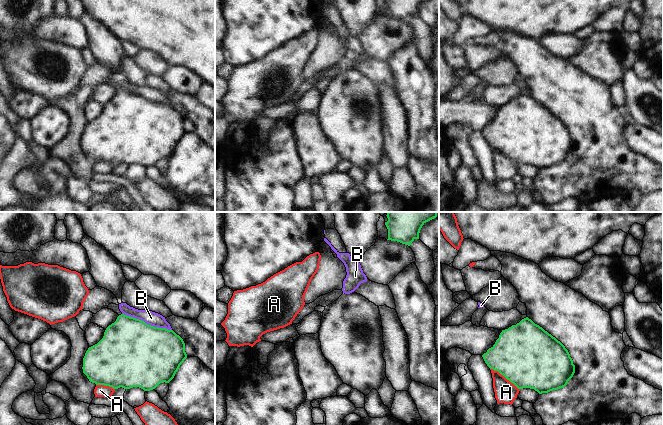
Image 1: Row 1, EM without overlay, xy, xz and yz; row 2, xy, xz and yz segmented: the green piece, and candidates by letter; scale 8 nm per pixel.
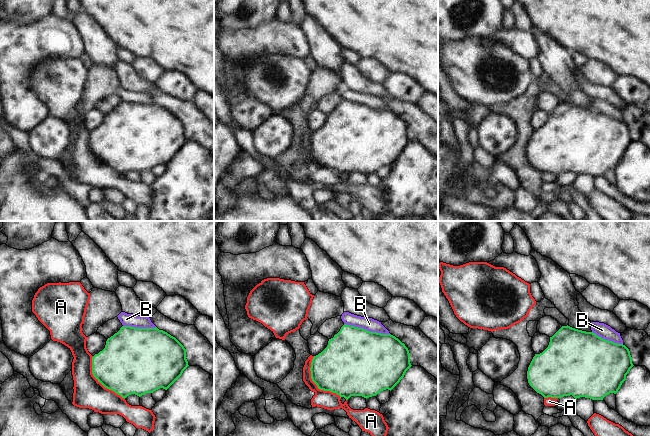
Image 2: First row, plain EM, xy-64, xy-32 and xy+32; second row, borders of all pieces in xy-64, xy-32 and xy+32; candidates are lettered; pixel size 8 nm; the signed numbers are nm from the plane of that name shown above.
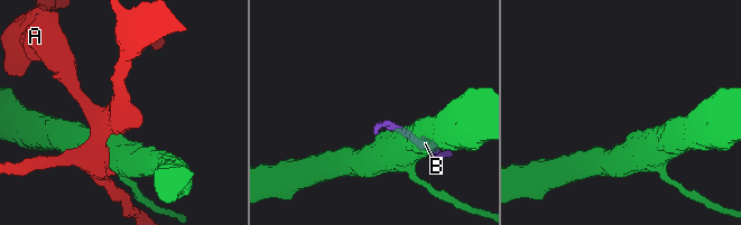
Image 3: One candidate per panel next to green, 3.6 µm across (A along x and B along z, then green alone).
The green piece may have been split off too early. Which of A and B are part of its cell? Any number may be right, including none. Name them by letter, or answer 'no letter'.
no letter.

